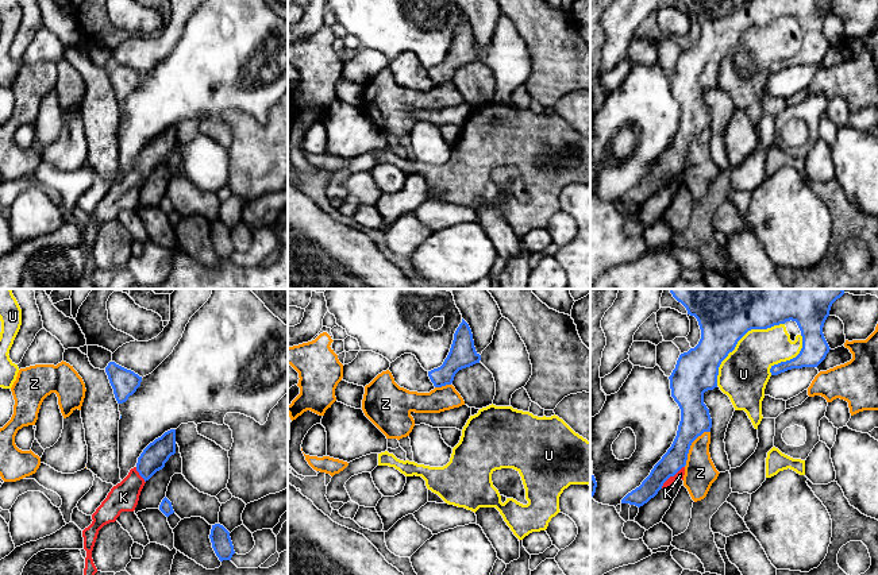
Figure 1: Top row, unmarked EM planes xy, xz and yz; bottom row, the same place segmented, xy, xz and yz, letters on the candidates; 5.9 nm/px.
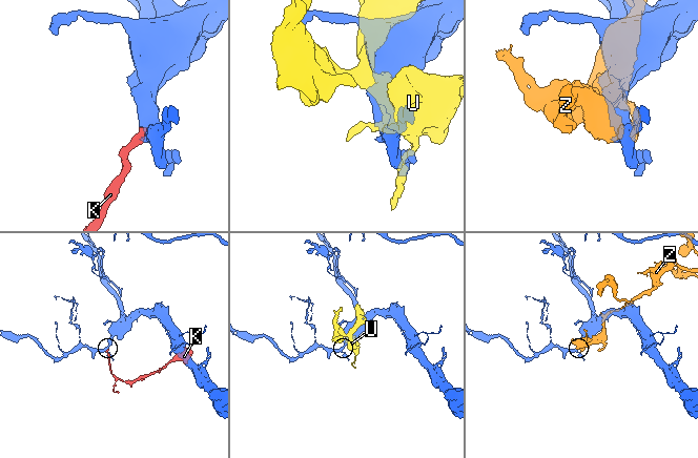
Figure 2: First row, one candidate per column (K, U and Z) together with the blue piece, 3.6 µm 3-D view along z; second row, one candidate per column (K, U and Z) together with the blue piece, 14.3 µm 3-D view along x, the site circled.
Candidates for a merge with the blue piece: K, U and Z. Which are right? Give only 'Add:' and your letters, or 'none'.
Add: K

